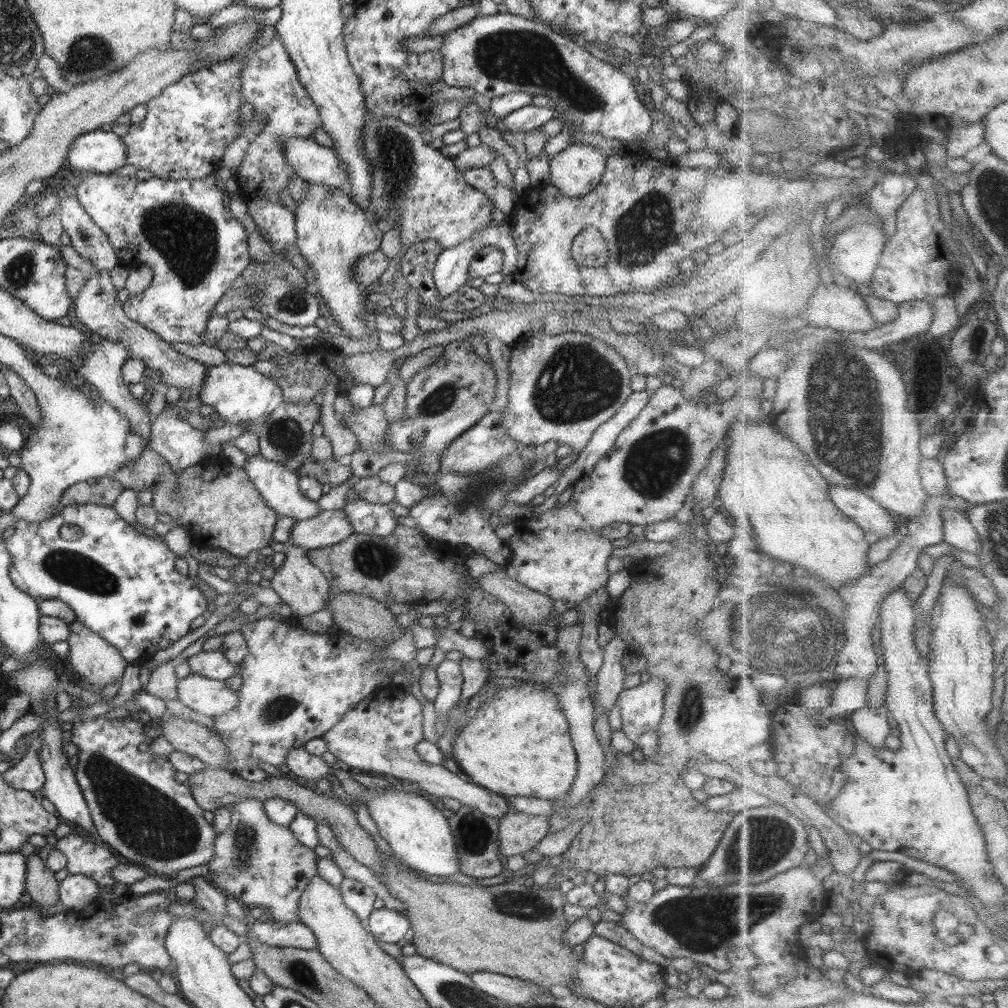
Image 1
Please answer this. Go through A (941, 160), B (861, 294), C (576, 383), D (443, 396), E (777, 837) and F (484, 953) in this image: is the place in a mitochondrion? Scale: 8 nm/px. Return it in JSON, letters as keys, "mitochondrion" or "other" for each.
{"A":"other","B":"other","C":"mitochondrion","D":"mitochondrion","E":"mitochondrion","F":"other"}

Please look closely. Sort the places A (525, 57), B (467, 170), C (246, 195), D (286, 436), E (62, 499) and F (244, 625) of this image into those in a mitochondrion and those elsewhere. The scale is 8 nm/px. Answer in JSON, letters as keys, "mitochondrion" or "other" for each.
{"A":"mitochondrion","B":"other","C":"other","D":"mitochondrion","E":"other","F":"other"}

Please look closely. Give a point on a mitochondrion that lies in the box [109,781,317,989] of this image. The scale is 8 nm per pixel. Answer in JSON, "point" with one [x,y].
{"point":[244,849]}

